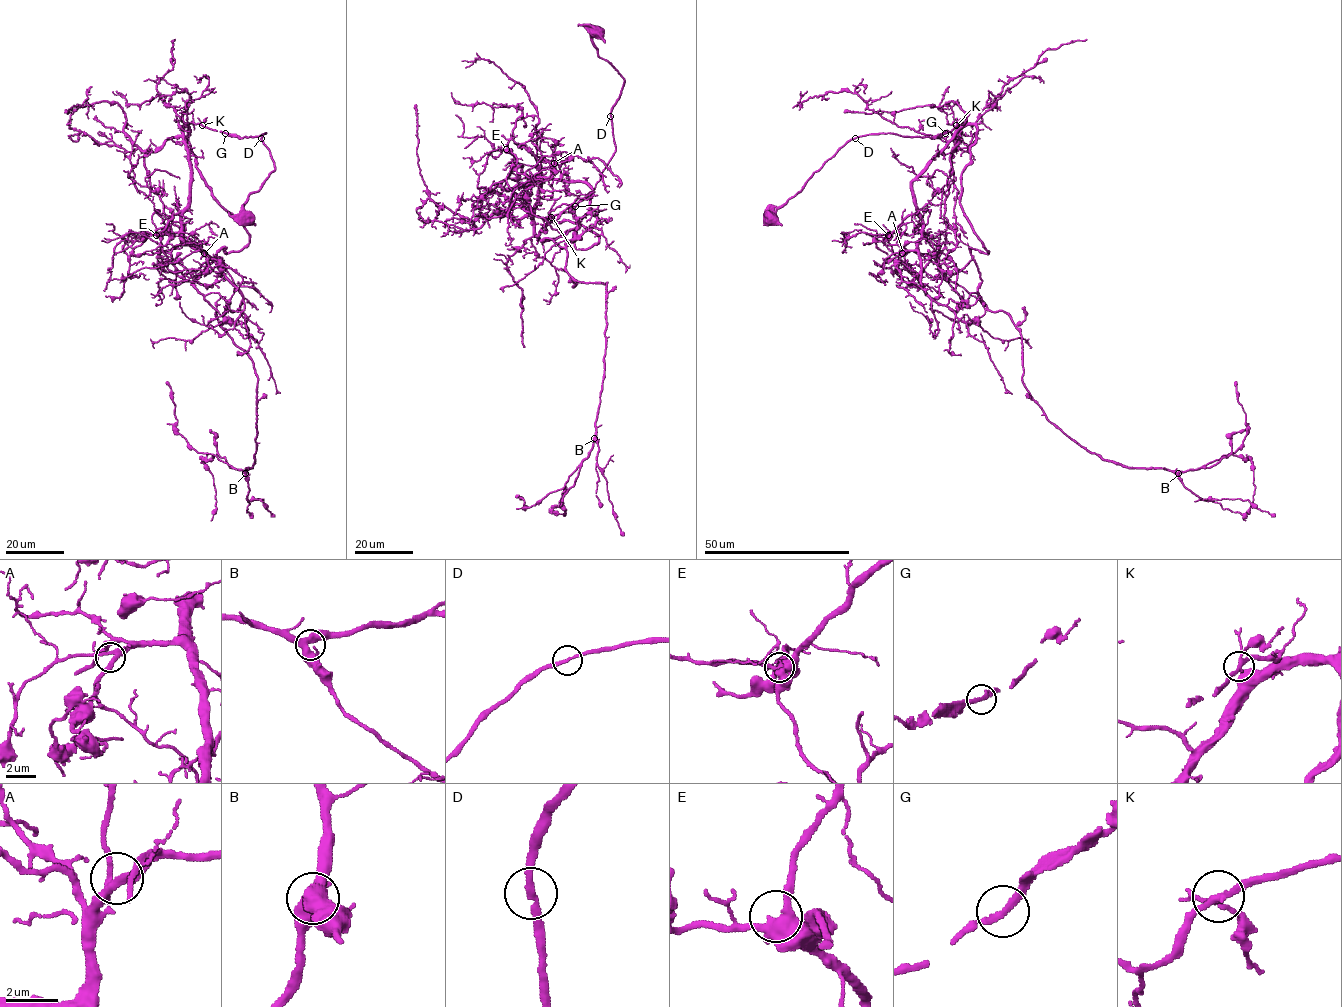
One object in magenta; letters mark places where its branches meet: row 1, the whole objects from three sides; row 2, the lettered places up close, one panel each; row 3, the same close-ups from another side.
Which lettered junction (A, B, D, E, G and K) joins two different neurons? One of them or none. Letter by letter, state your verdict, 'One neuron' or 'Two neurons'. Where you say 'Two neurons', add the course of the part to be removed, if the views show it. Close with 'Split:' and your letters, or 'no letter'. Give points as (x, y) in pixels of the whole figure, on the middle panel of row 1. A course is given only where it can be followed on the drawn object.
A: One neuron
B: One neuron
D: One neuron
E: One neuron
G: One neuron
K: One neuron
Split: no letter

